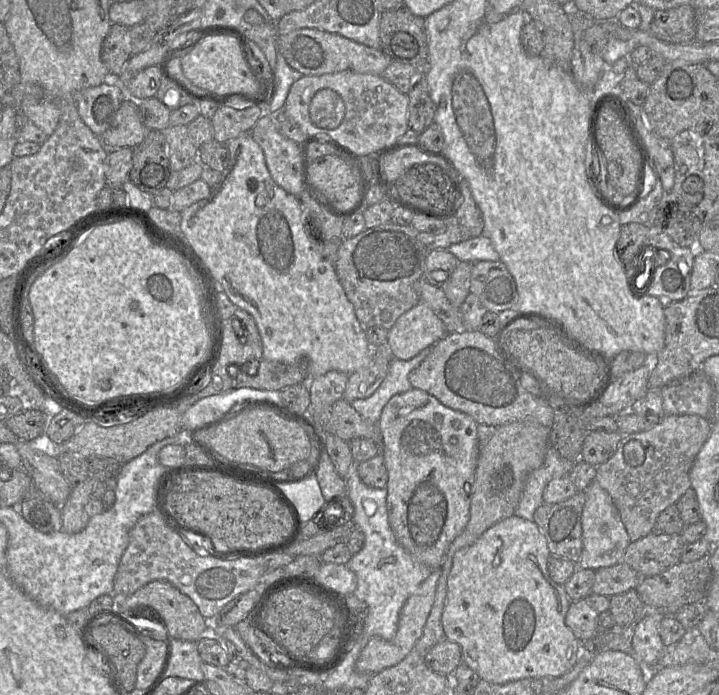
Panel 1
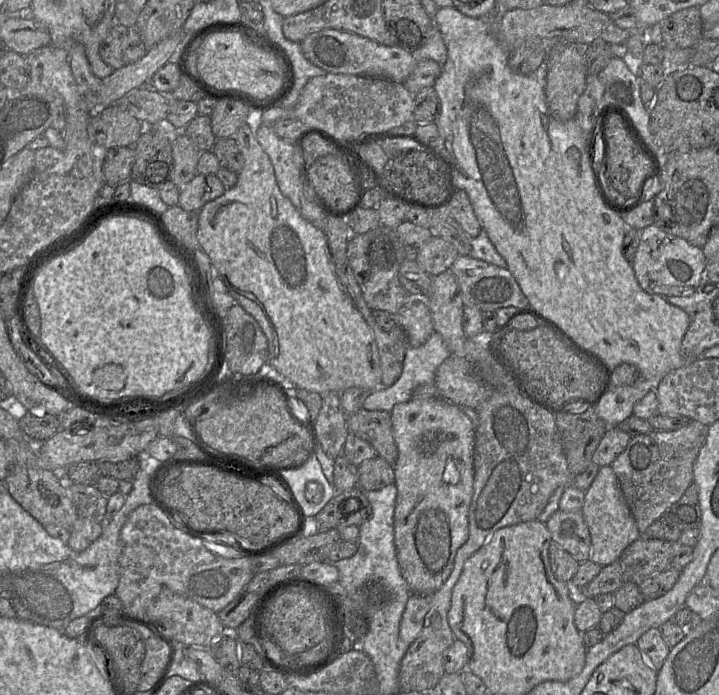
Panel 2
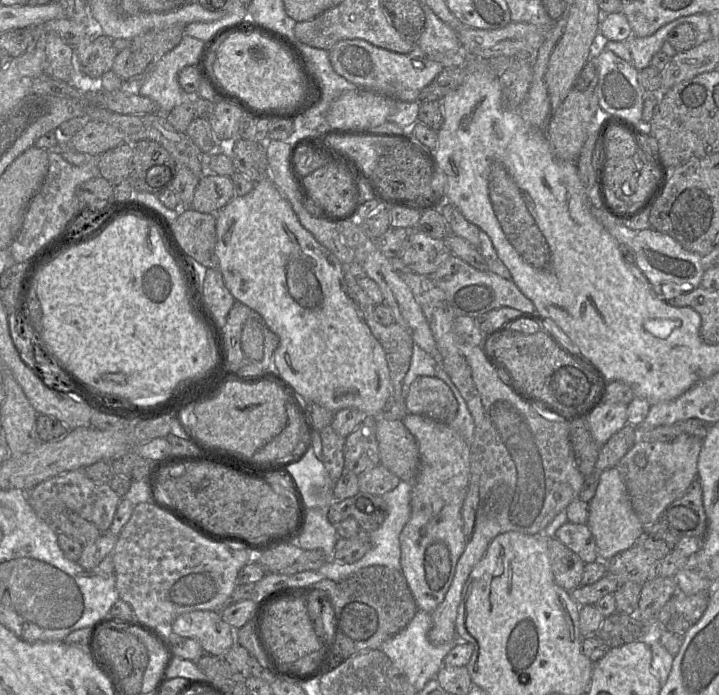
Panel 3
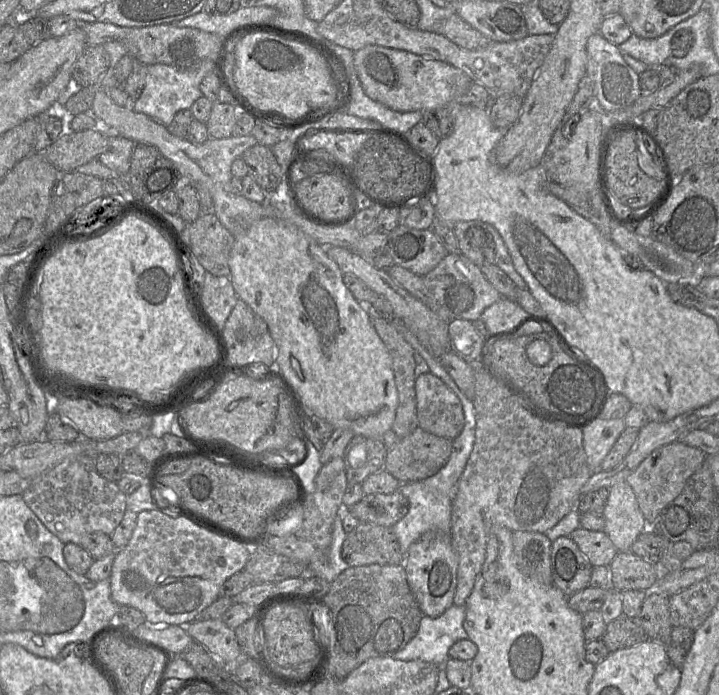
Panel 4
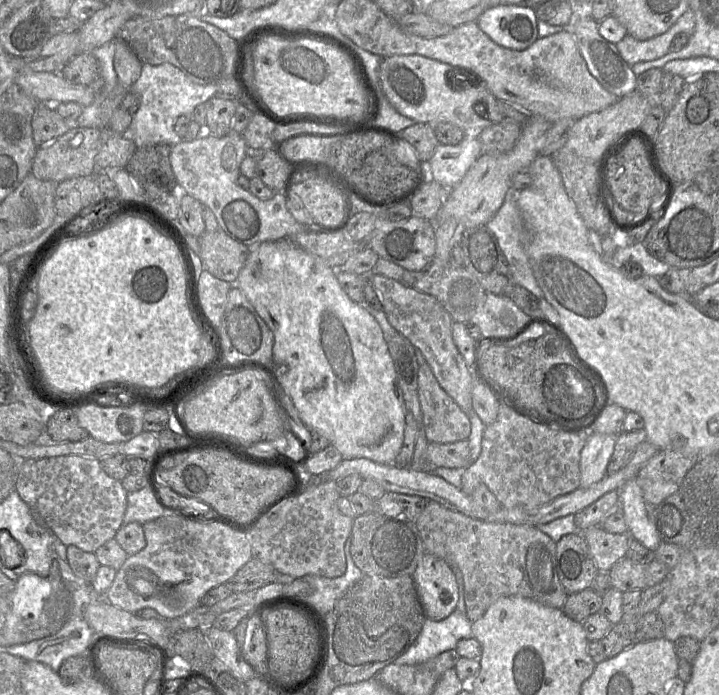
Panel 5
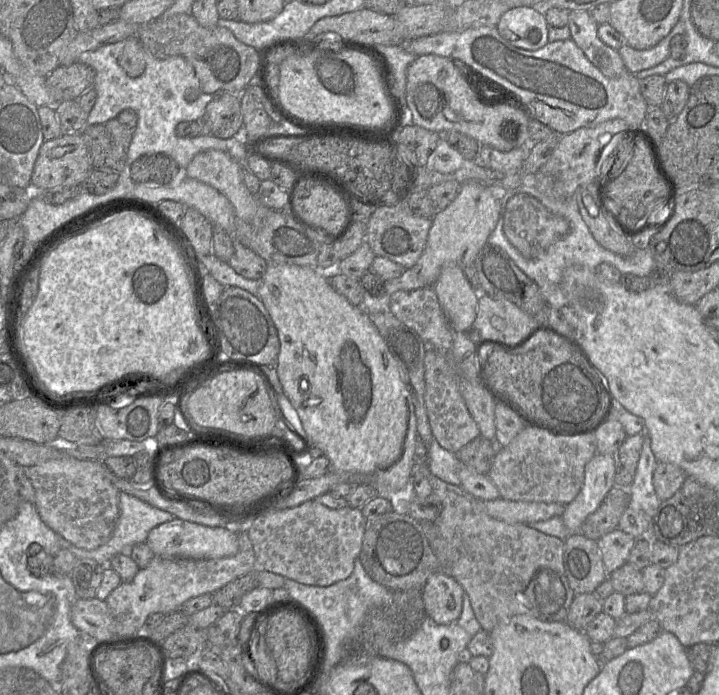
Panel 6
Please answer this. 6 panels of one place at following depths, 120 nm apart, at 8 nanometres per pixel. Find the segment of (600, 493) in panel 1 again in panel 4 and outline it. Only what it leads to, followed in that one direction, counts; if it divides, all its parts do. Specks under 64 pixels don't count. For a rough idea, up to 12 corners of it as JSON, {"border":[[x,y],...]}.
{"border":[[626,481],[608,488],[604,532],[630,551],[648,528]]}

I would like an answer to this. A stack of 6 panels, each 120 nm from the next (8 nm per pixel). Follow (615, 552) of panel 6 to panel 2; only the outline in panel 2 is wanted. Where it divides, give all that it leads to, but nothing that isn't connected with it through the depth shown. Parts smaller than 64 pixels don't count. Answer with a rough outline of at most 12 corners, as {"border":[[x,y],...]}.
{"border":[[557,510],[545,525],[580,564],[591,539],[581,511]]}

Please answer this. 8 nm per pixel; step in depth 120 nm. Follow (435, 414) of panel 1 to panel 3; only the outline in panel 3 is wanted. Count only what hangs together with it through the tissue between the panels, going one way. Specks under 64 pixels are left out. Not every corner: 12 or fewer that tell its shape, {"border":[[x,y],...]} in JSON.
{"border":[[408,413],[417,441],[402,573],[431,613],[465,549],[470,444]]}

